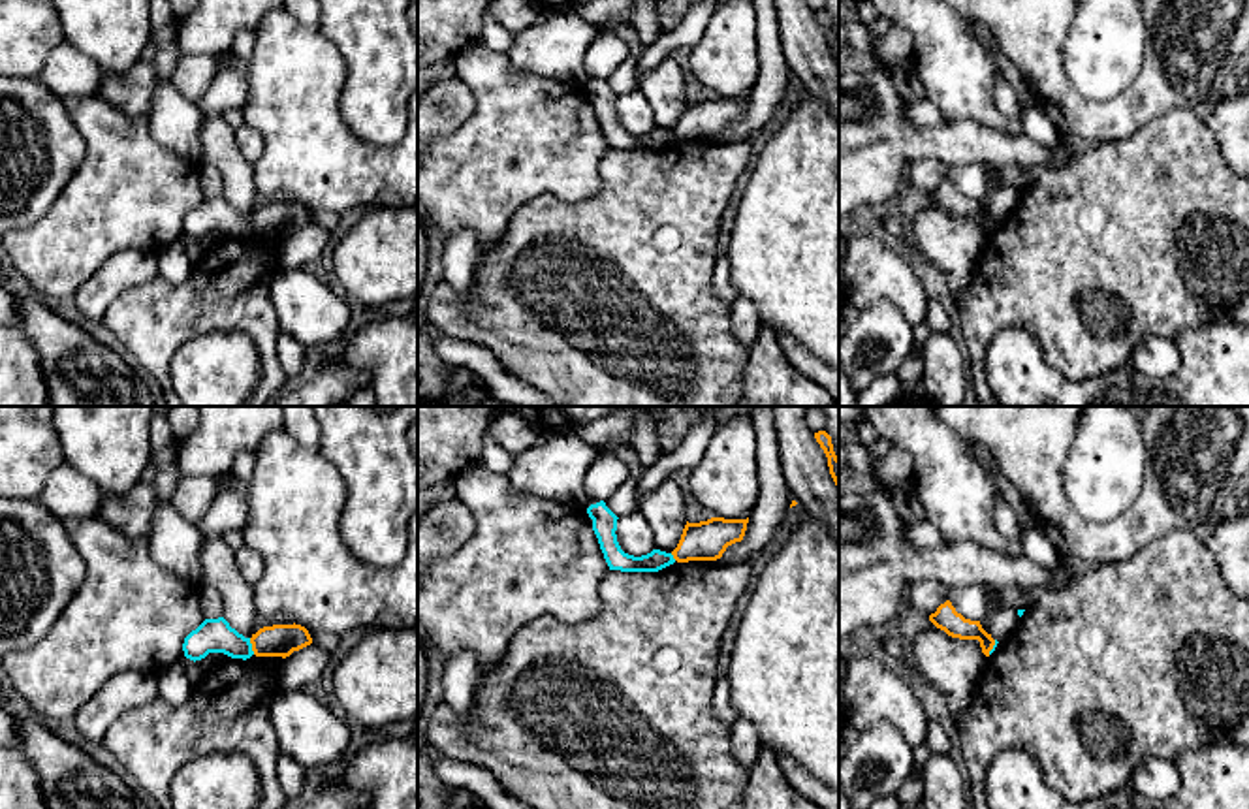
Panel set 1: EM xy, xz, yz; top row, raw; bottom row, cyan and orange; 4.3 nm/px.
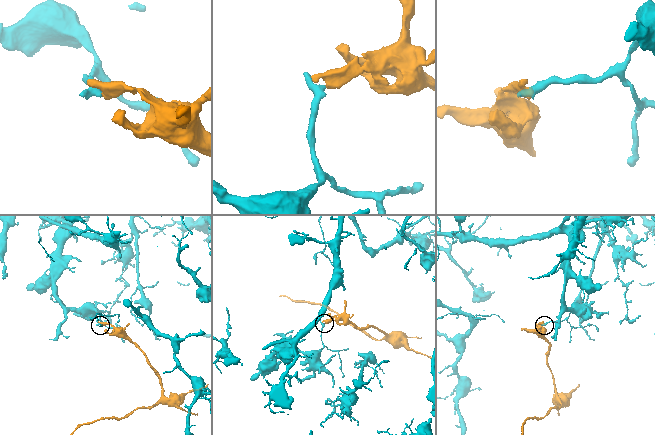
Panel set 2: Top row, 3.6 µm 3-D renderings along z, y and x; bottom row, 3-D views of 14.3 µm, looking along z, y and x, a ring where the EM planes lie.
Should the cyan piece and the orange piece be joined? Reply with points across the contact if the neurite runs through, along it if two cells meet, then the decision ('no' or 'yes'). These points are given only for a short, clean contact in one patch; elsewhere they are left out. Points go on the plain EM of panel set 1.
border along xy (249, 217), (254, 232); no

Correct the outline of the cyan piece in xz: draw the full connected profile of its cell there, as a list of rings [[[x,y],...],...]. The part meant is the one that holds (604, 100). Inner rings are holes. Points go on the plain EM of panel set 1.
[[[604,79],[591,83],[587,87],[589,96],[593,98],[593,109],[598,117],[600,128],[609,149],[621,151],[658,151],[675,141],[672,132],[653,128],[647,134],[634,135],[621,128],[617,120],[617,94],[606,85]]]

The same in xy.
[[[224,196],[205,198],[182,222],[184,235],[201,239],[209,231],[224,231],[231,237],[250,237],[254,233],[250,216],[245,216]]]

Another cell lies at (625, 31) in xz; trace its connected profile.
[[[621,23],[617,26],[611,26],[602,34],[617,36],[619,40],[623,40],[628,49],[628,58],[632,58],[634,62],[638,62],[638,58],[645,49],[643,43],[640,41],[638,30],[630,23]]]

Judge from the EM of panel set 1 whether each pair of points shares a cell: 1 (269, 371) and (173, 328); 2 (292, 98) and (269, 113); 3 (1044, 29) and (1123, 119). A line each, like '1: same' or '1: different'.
1: same
2: same
3: same

